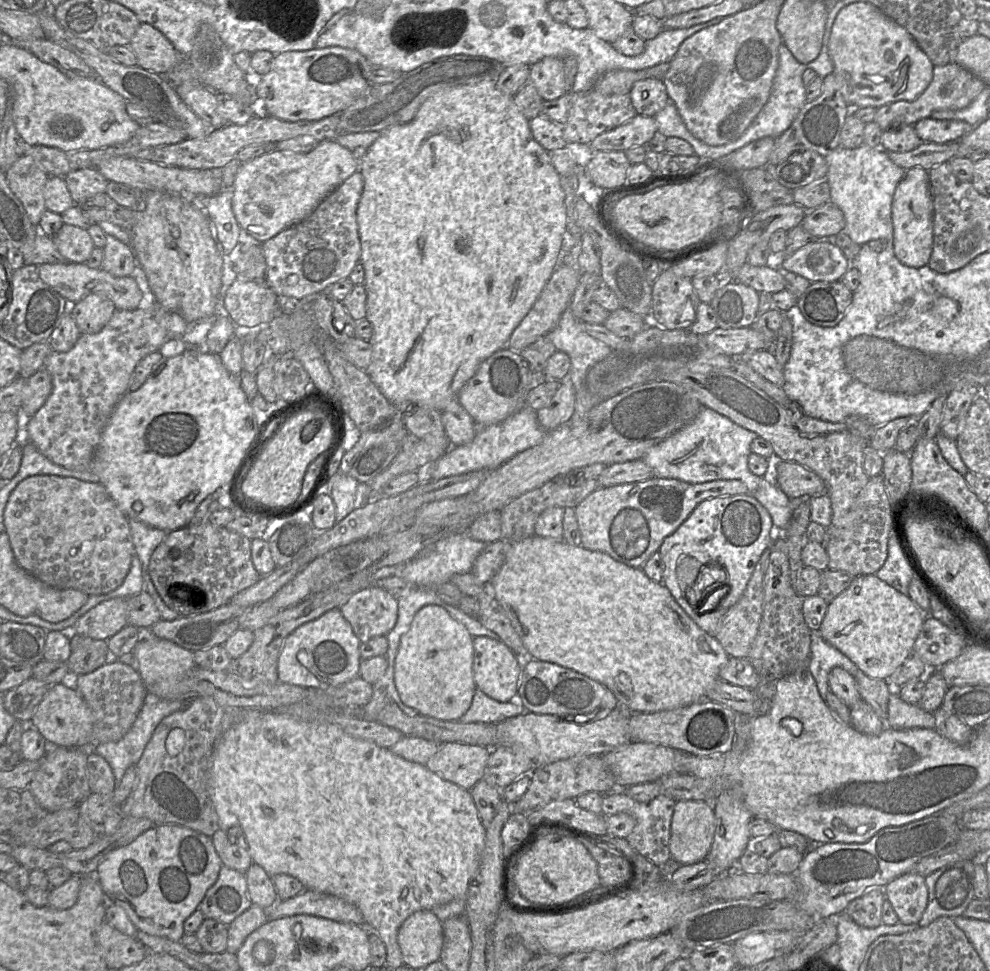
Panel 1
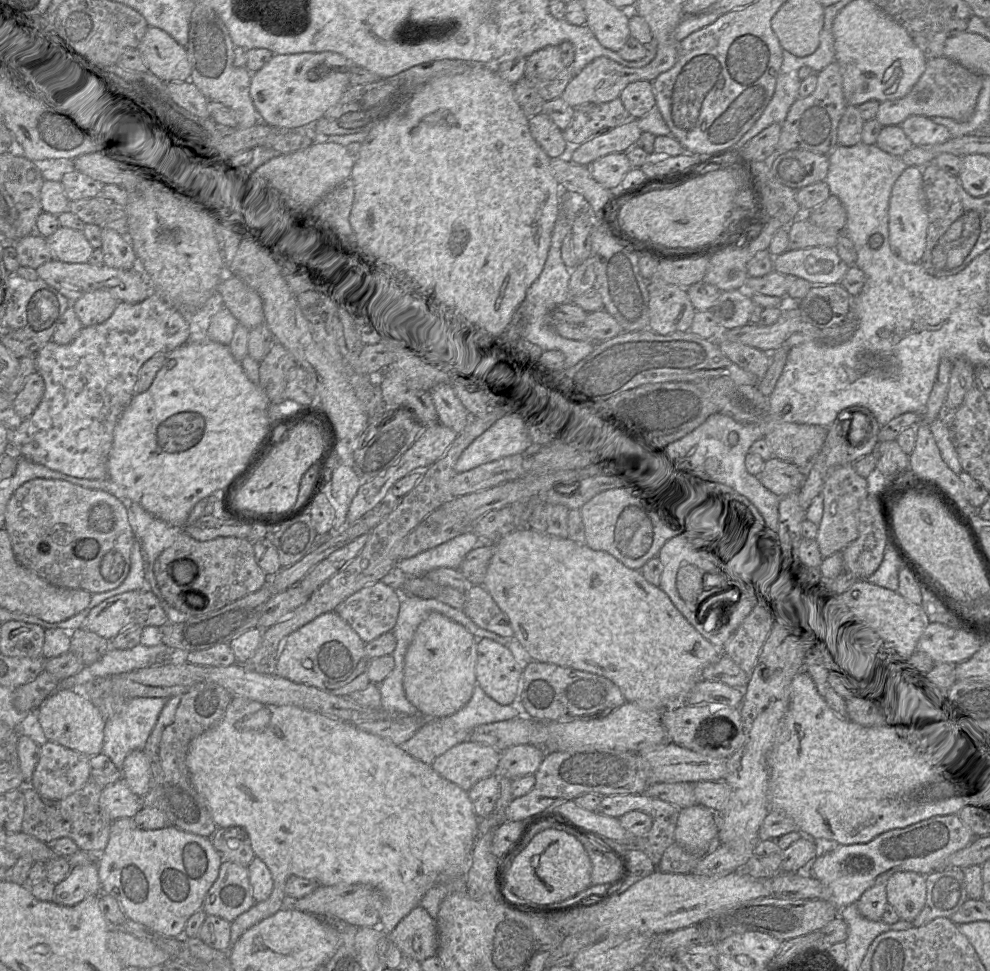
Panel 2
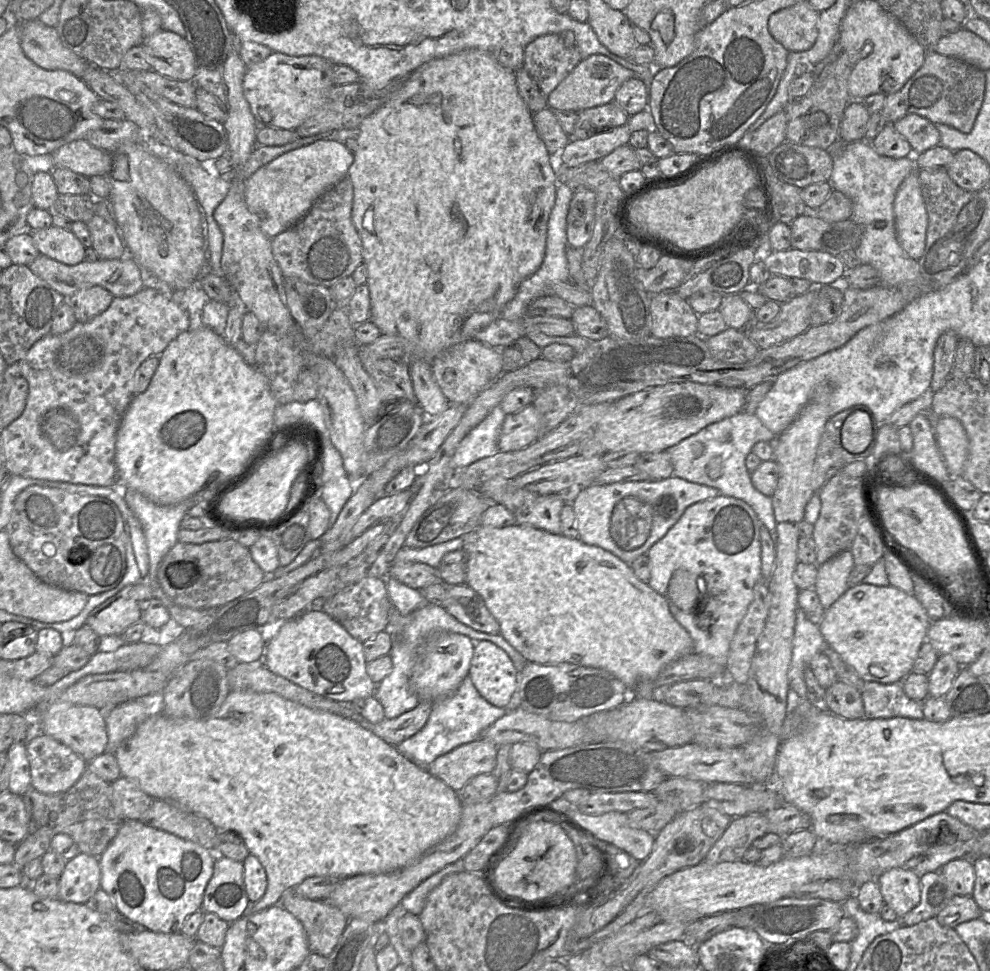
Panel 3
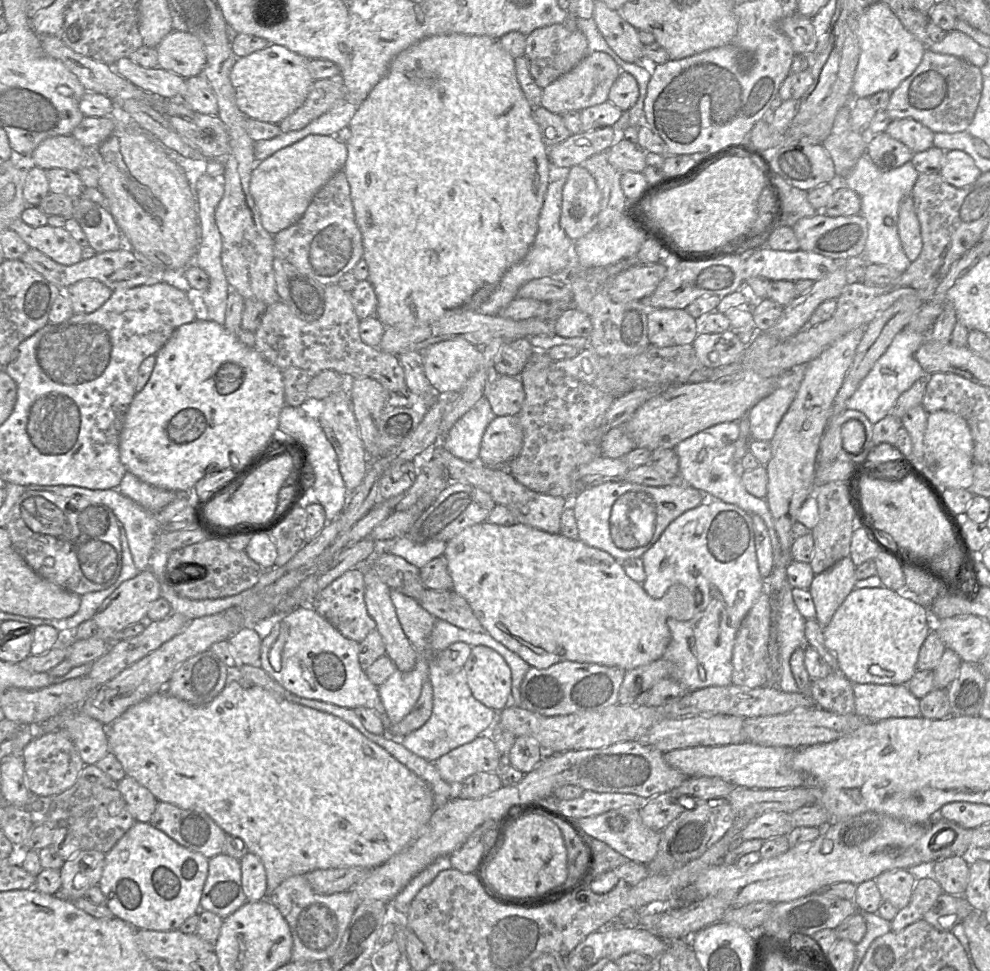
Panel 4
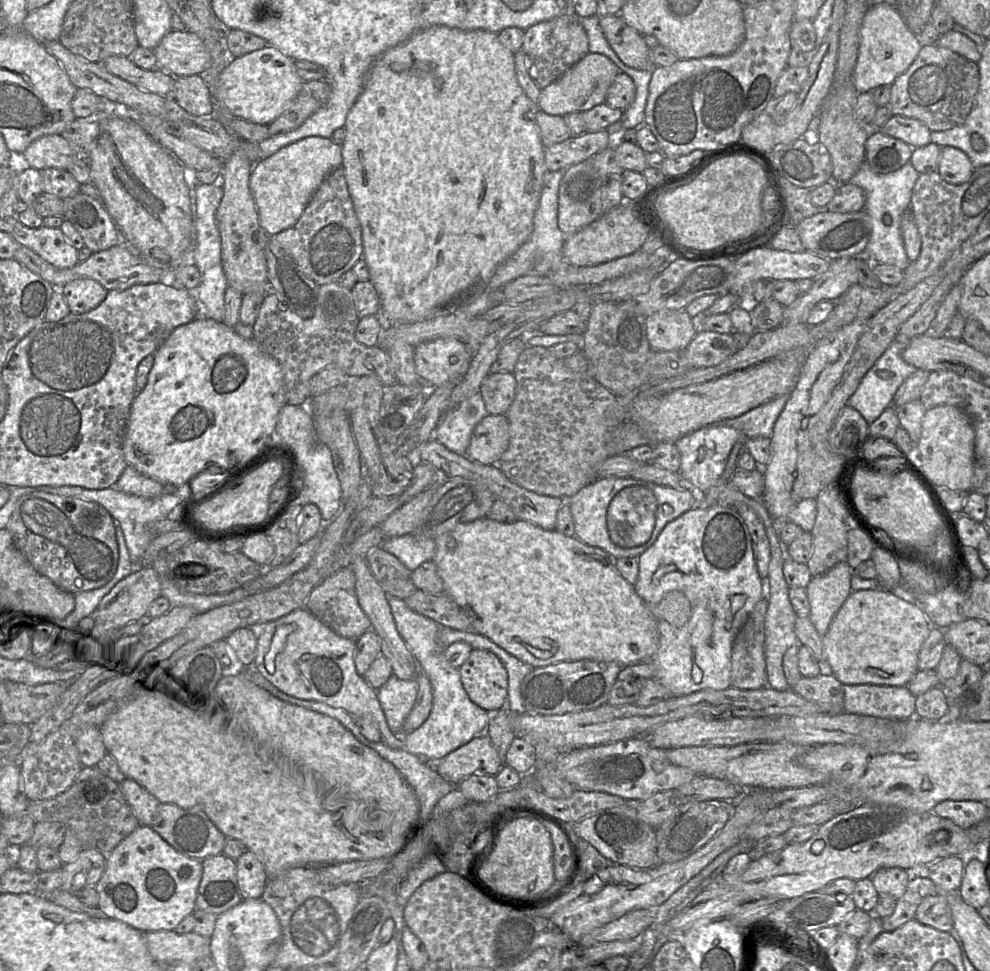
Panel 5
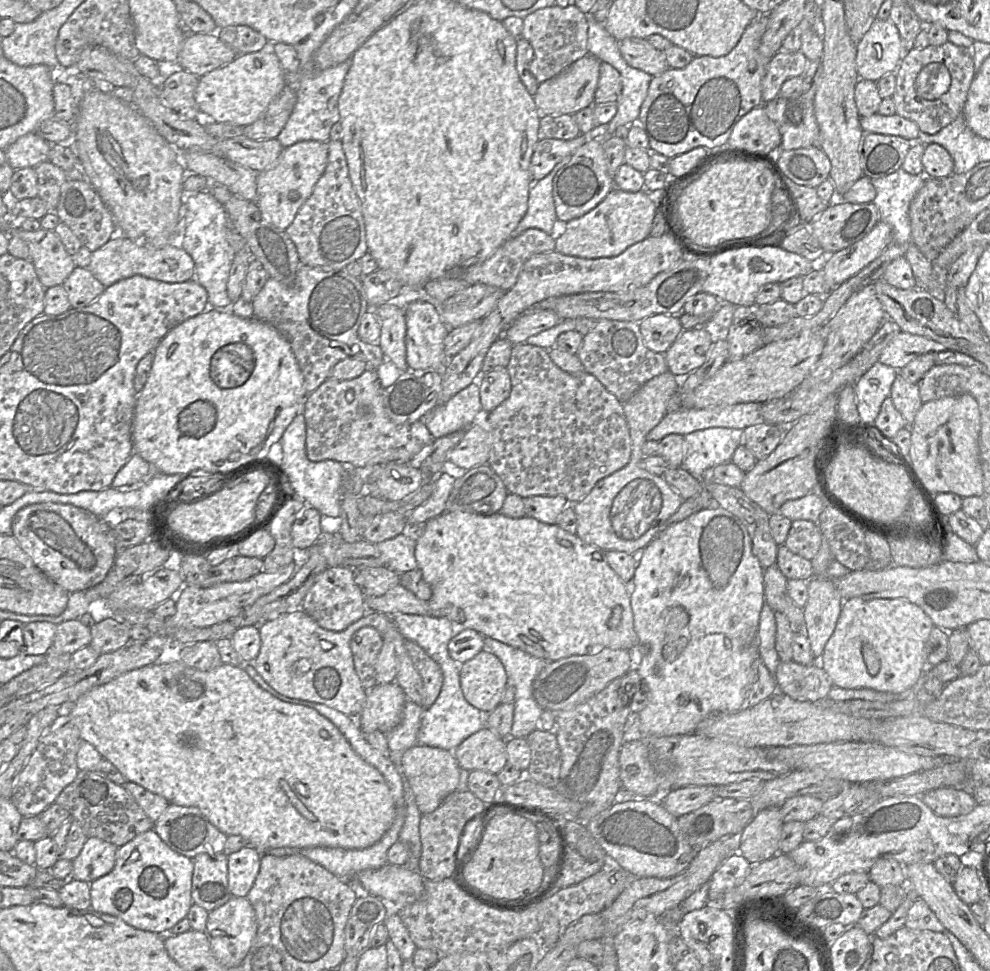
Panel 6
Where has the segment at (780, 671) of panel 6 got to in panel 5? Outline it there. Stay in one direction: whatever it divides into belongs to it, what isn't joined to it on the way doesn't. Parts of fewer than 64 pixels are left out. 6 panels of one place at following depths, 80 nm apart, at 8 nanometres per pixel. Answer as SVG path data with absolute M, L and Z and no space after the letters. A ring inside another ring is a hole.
M820 660L820 673L816 676L802 676L789 689L801 697L818 703L824 710L821 714L844 712L844 692L842 683L832 674L825 660Z

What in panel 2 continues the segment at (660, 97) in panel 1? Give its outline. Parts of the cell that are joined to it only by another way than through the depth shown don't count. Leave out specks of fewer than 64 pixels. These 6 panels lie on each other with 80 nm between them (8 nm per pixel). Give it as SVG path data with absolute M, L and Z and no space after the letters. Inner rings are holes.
M646 80L628 84L621 92L619 99L631 118L639 119L656 107L652 82Z

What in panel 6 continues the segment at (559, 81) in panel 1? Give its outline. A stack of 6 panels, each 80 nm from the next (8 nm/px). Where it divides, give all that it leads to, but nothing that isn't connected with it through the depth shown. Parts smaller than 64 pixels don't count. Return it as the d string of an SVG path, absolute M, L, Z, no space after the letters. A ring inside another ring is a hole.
M569 4L566 7L553 5L536 10L535 12L527 15L523 19L523 29L520 37L527 40L534 50L532 74L537 82L542 83L557 76L563 70L568 68L573 62L587 55L587 33L588 16L585 13L581 12L581 10L579 10L579 8L577 8L573 4Z

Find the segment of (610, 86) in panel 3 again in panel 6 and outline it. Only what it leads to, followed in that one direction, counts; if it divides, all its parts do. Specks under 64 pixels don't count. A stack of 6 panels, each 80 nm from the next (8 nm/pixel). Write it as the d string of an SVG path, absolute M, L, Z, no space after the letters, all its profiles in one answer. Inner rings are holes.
M587 54L573 62L557 76L539 83L534 102L541 115L574 115L581 109L594 104L594 95L598 86L601 61Z

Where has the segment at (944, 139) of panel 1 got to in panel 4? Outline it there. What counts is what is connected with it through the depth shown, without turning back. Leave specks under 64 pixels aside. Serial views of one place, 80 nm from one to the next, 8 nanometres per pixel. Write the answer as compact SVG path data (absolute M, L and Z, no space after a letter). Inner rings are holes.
M914 119L892 120L885 133L905 144L914 154L934 146L934 132Z

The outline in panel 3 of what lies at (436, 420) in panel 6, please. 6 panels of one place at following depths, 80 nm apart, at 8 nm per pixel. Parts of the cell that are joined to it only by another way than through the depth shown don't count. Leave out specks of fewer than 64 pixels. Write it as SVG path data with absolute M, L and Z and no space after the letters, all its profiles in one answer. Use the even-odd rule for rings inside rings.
M496 406L460 442L452 458L452 467L459 469L499 453L498 440L506 414Z

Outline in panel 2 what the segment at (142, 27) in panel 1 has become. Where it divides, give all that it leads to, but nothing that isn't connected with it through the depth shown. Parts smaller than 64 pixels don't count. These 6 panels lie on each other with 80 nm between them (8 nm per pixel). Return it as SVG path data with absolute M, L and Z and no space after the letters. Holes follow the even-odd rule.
M149 26L138 47L151 73L164 81L186 82L191 78L191 64L186 47L180 45L164 30Z

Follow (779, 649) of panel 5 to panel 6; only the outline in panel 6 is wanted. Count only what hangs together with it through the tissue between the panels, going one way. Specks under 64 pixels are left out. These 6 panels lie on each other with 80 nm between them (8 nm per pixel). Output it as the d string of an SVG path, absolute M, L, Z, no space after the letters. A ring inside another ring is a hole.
M764 603L758 623L758 650L761 660L773 676L780 663L779 655L775 649L775 638L775 612Z

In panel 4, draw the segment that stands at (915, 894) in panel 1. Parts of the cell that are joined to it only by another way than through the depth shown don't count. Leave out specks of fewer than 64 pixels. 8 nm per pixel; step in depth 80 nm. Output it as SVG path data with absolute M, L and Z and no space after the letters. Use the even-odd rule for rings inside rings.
M893 869L879 874L875 882L882 900L901 910L910 901L916 877L908 869Z

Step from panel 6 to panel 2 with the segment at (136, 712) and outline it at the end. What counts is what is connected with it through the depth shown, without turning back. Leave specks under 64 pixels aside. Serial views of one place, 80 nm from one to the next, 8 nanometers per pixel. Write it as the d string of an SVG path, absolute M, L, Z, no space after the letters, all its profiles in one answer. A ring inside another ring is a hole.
M232 697L222 720L191 740L186 754L186 766L190 781L205 800L216 826L218 828L235 826L244 829L254 855L265 863L273 879L271 895L262 902L256 902L249 910L230 922L230 948L250 927L285 907L287 904L285 885L291 876L314 880L320 886L363 884L376 889L380 893L382 902L378 928L384 934L390 935L411 910L420 906L420 901L429 889L446 880L467 874L471 867L479 818L474 812L467 791L446 780L435 772L431 765L410 756L391 741L361 731L355 724L295 706L275 706L242 697ZM134 750L124 759L121 779L137 796L144 796L150 786L151 766L144 750Z

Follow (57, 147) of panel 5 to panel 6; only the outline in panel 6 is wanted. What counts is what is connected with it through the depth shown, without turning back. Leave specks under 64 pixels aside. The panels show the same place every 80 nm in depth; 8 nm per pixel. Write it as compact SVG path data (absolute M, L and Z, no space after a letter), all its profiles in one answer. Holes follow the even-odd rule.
M35 133L19 137L5 149L9 165L14 169L34 168L38 164L49 161L52 144Z

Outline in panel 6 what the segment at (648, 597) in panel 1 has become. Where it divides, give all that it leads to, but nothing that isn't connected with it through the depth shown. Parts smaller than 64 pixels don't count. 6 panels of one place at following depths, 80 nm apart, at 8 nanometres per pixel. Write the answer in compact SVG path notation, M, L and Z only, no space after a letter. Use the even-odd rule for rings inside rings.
M453 511L453 512L444 512L430 520L428 520L424 525L422 525L419 528L415 529L415 536L416 536L416 546L415 546L415 558L417 561L417 568L419 568L422 572L423 579L425 582L431 587L432 595L431 598L428 600L431 614L433 616L442 616L447 619L449 619L458 629L472 629L481 634L484 637L489 637L494 640L498 640L504 644L507 644L509 646L518 648L534 657L543 659L547 662L552 662L555 660L560 660L562 658L566 658L573 655L584 655L589 654L590 652L595 651L599 648L612 648L612 649L623 649L632 651L632 653L635 654L635 651L646 651L646 648L643 648L639 646L639 639L638 636L634 630L634 622L633 622L633 613L631 609L631 603L630 603L630 584L625 584L618 576L617 574L611 569L609 566L605 551L597 546L592 546L583 540L581 540L576 534L570 534L557 526L556 524L545 524L543 522L540 522L534 518L524 516L521 518L509 518L501 513L495 513L495 514L487 514L487 515L481 515L476 513L469 513L469 512L459 512L459 511Z

